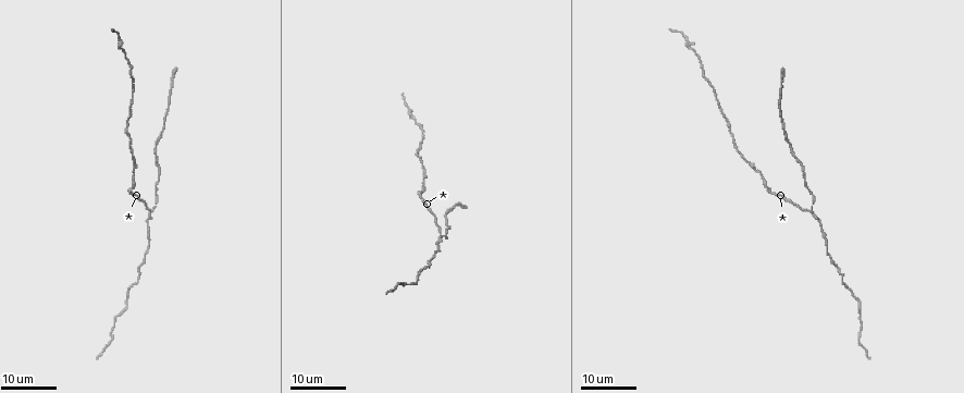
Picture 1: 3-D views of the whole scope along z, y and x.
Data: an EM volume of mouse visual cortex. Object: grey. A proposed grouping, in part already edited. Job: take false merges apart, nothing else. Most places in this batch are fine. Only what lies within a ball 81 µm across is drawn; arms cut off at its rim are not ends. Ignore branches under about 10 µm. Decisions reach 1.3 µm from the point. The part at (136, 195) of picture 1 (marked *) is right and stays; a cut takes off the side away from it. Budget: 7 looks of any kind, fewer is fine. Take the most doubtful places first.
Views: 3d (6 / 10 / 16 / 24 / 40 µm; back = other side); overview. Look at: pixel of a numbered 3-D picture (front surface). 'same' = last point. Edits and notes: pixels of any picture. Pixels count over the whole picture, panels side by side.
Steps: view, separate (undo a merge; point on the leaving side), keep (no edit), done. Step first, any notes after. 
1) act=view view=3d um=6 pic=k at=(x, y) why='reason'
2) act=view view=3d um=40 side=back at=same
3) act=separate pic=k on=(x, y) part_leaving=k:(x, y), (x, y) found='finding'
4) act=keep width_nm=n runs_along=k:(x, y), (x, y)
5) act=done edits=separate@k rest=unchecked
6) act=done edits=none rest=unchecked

act=view view=3d um=16 pic=1 at=(810, 209) why='arms part here'

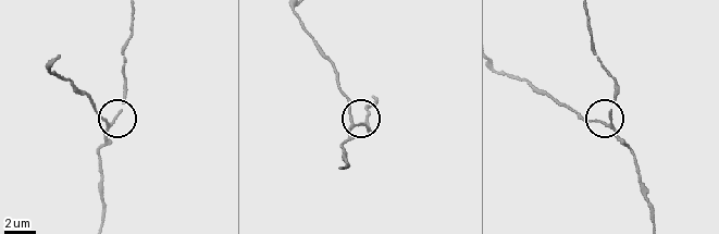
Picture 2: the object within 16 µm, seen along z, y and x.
act=view view=3d um=10 pic=2 at=(115, 123)

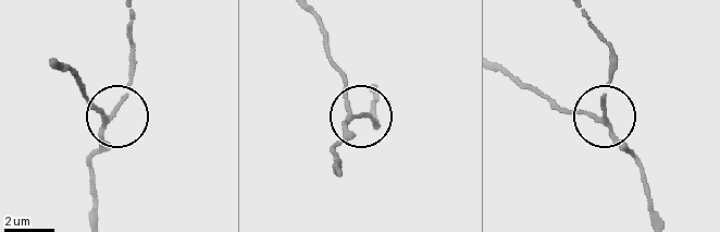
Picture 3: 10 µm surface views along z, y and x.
act=keep side_arm_um=31 runs_along=3:(59, 61), (110, 113), (127, 93), (133, 59) found='one neuron here'

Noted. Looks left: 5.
act=view view=3d um=16 pic=1 at=(783, 133) why='sudden change in width'

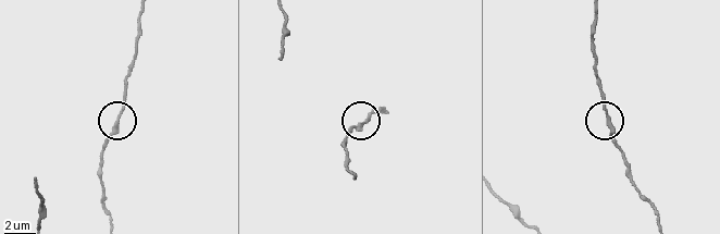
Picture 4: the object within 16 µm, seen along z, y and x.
act=view view=3d um=10 pic=4 at=(117, 118) why='closer look'

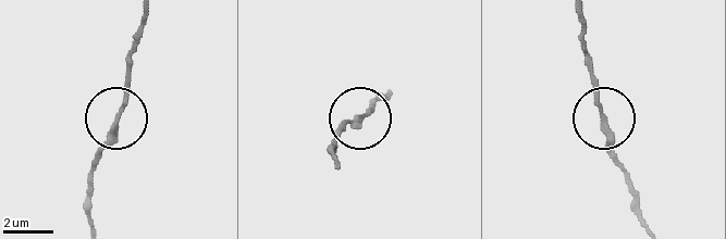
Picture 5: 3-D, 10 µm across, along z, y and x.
act=keep runs_along=5:(93, 221), (90, 172), (118, 115), (127, 61) found='continuous, no second neuron'

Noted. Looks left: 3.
act=view view=3d um=16 pic=1 at=(826, 239) why='thick turns thin'

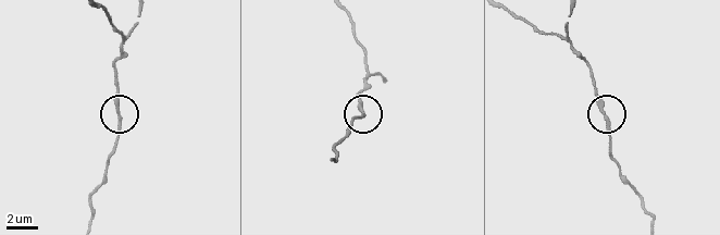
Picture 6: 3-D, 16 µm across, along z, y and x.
act=view view=3d um=10 pic=6 at=(609, 122)

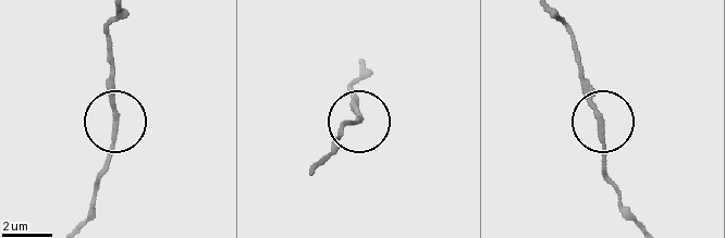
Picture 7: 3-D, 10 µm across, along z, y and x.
act=keep width_nm=200 runs_along=7:(558, 19), (586, 100), (602, 125), (602, 178) found='one neuron here'

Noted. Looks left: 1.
act=done edits=none rest=unchecked

